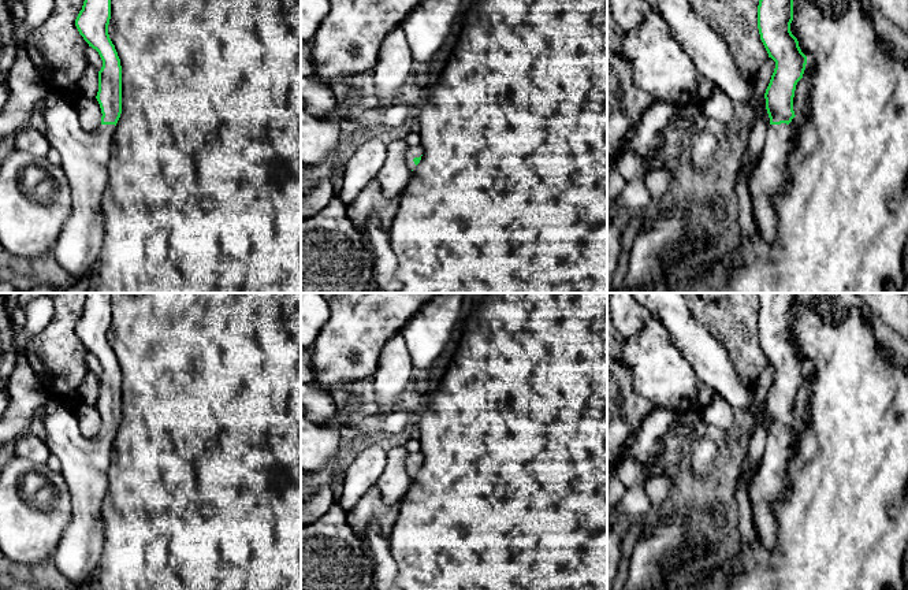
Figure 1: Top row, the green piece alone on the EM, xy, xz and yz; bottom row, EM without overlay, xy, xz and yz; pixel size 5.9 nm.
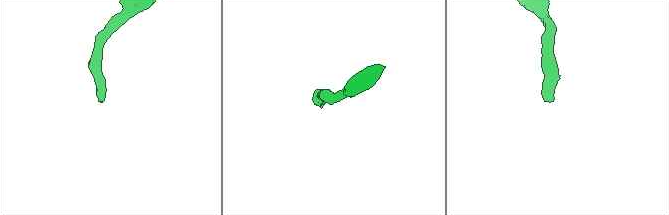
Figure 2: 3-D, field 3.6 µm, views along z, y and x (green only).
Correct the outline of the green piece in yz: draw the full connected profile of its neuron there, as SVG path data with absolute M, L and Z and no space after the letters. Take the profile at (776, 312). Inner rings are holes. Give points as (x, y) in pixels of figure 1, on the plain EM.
M759 293L760 307L758 312L758 335L760 346L775 368L775 375L766 396L766 416L770 430L766 437L766 446L759 461L756 475L749 486L748 496L752 506L753 530L762 546L774 552L778 543L777 520L774 515L775 502L786 497L790 478L788 464L790 459L792 435L789 430L796 423L793 404L797 389L803 385L807 363L801 359L797 345L790 338L793 327L793 293Z

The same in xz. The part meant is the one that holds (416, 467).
M417 452L417 453L409 453L409 456L408 456L406 461L405 461L406 472L410 476L414 476L416 472L421 467L421 461L423 461L423 456L421 456L420 452Z

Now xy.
M86 293L85 308L75 333L83 346L96 356L103 367L98 378L97 408L101 415L101 430L94 438L81 434L74 412L64 411L51 398L44 407L45 439L51 454L62 463L62 475L71 497L71 517L53 553L53 563L60 574L74 586L81 586L92 578L104 549L103 502L108 491L108 470L111 464L112 441L122 420L122 372L115 352L108 341L111 326L111 294Z

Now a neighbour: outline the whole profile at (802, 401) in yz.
M804 379L803 385L796 392L793 404L793 418L796 423L805 423L810 420L810 394L811 382Z

